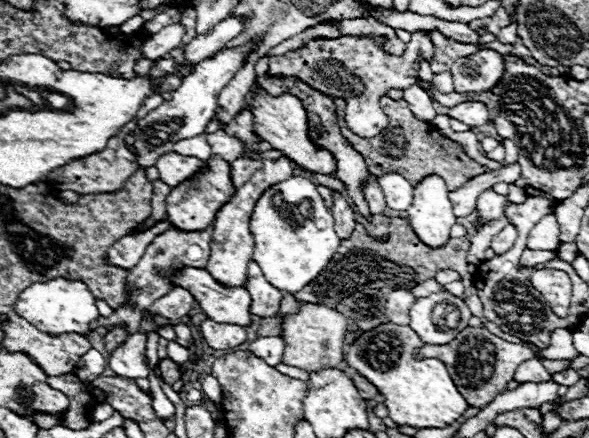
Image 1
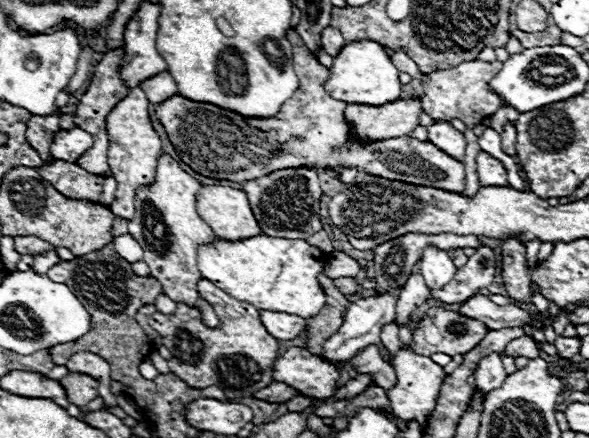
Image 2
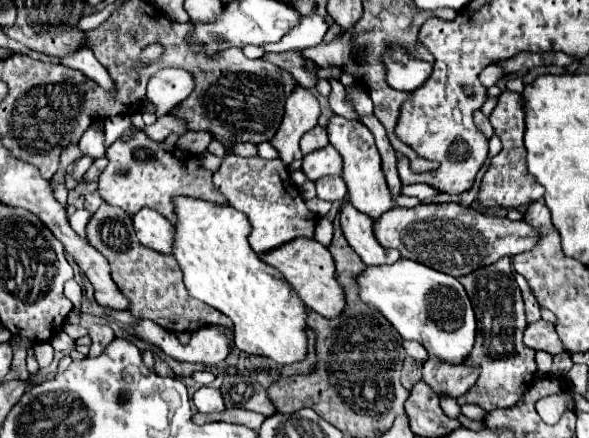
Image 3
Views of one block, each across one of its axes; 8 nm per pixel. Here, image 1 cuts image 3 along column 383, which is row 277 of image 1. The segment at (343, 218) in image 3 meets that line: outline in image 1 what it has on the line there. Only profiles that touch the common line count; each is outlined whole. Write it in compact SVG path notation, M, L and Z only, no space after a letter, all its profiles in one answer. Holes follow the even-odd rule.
M252 260L248 262L248 278L246 278L246 288L250 290L250 310L256 316L262 318L270 318L270 316L278 316L278 308L280 308L280 298L282 292L276 290L262 274L260 266Z

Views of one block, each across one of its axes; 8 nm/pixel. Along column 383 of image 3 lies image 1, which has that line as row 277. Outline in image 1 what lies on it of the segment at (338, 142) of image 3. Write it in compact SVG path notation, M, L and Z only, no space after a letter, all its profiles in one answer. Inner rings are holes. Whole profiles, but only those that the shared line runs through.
M182 268L174 274L176 286L190 290L194 300L202 306L204 314L214 322L250 324L250 294L244 288L224 286L208 274L204 268Z

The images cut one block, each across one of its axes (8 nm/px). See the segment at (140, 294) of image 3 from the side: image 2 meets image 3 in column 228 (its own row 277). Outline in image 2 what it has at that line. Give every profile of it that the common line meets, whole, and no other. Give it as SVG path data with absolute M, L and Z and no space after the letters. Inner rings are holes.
M320 274L320 284L326 292L326 306L320 310L318 316L308 318L306 326L308 326L308 350L316 356L322 356L322 344L340 328L342 316L344 316L344 294L340 294L340 290L336 290L334 280Z

